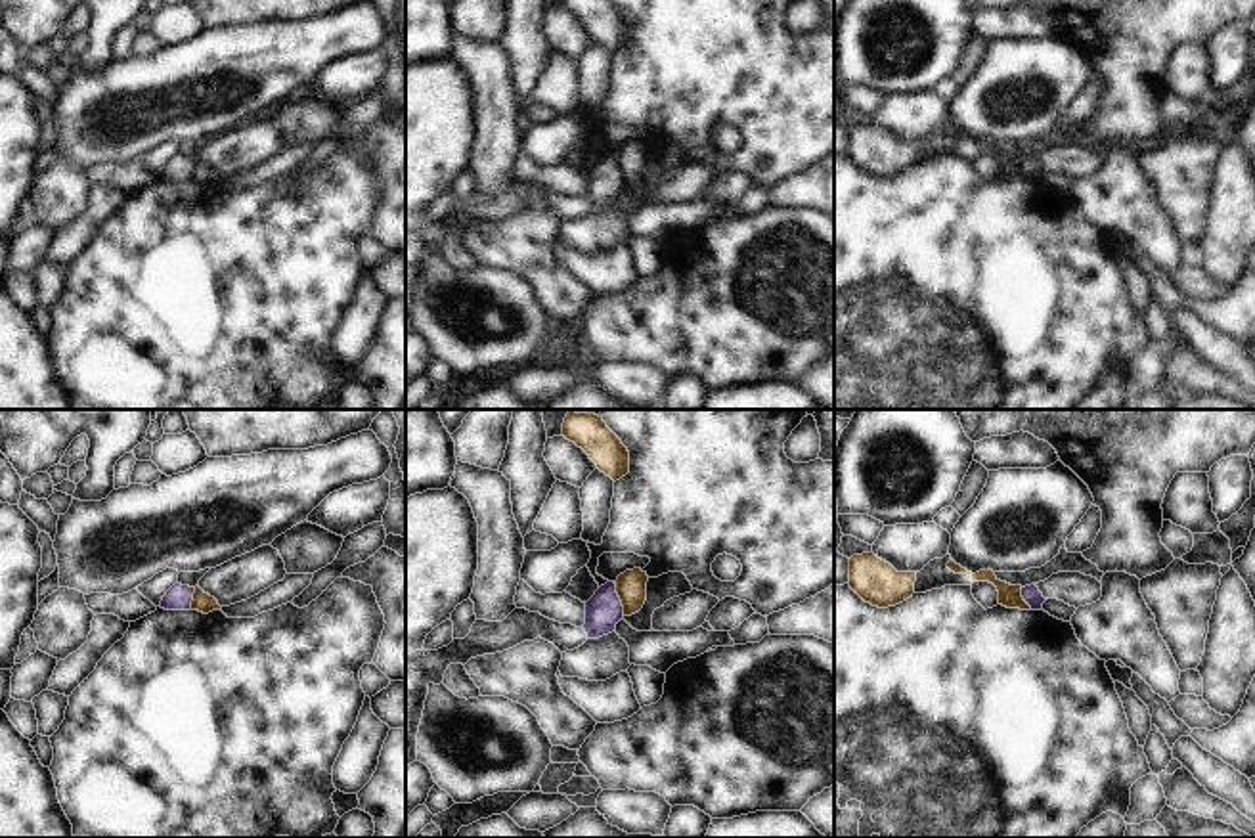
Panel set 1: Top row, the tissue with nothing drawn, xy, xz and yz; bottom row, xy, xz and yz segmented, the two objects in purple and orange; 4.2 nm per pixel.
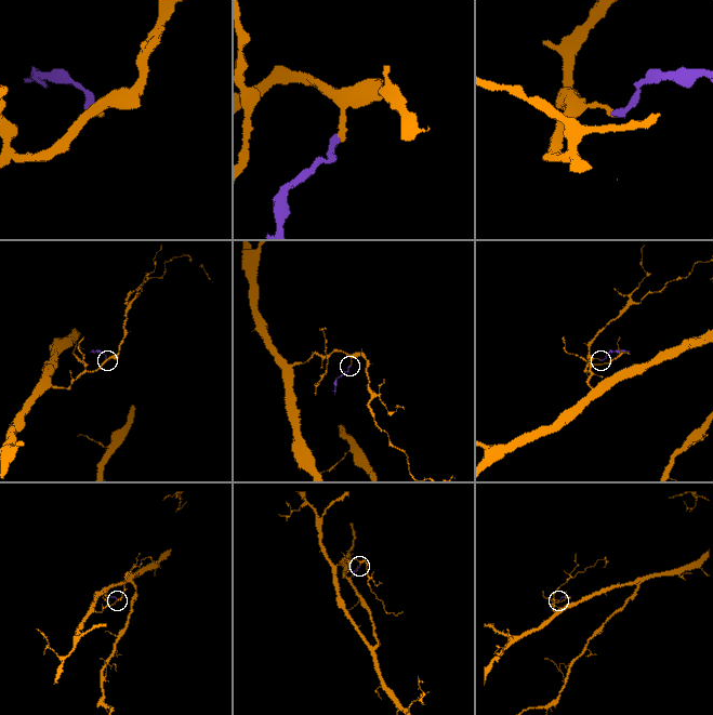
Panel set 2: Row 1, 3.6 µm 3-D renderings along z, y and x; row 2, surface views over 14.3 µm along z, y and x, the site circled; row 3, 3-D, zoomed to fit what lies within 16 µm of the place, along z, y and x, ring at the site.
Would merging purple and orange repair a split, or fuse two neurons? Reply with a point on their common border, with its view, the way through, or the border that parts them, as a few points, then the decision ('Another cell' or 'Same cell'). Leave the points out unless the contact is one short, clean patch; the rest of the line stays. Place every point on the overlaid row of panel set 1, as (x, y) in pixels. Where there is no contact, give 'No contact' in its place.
Touches purple at xz (618, 599). Boundary: xz (613, 582), (624, 615). Another cell.

